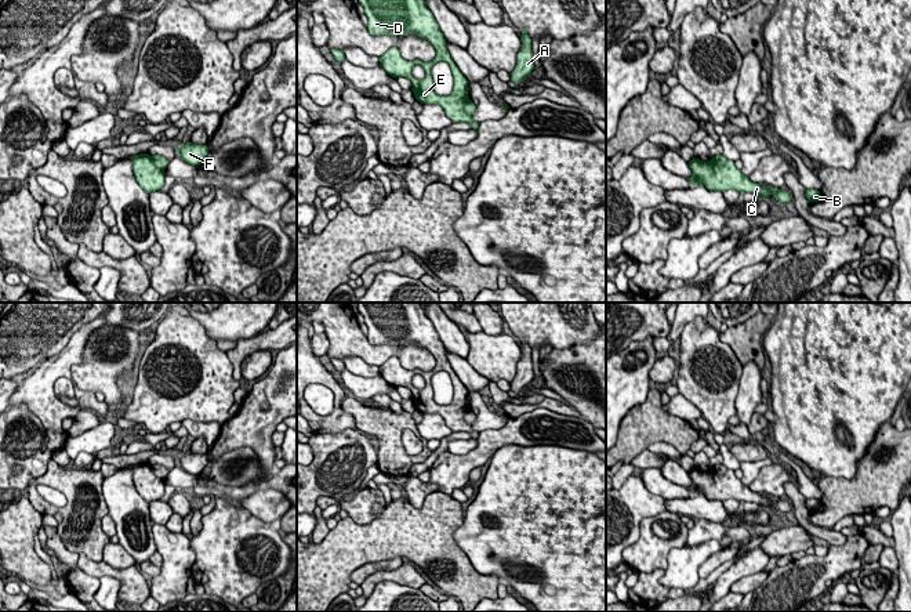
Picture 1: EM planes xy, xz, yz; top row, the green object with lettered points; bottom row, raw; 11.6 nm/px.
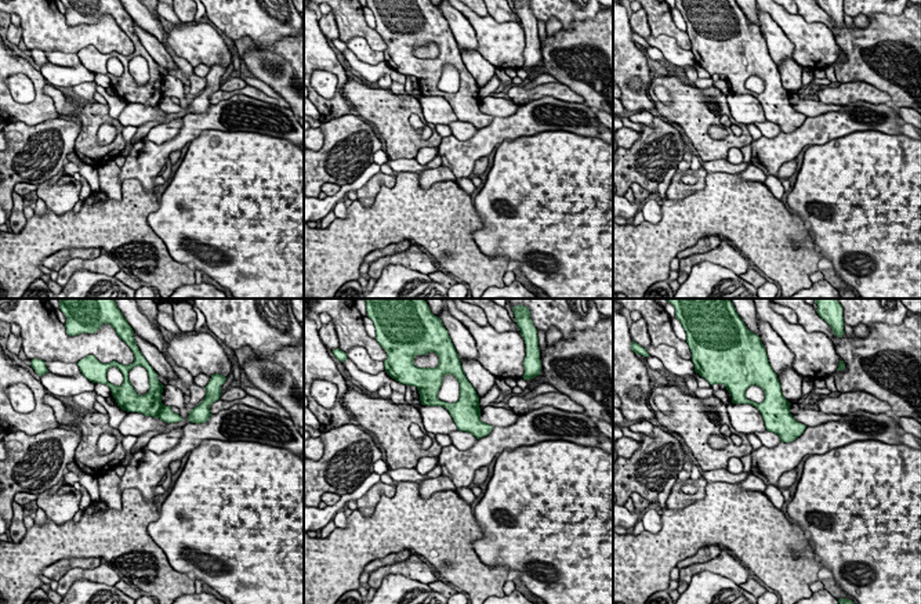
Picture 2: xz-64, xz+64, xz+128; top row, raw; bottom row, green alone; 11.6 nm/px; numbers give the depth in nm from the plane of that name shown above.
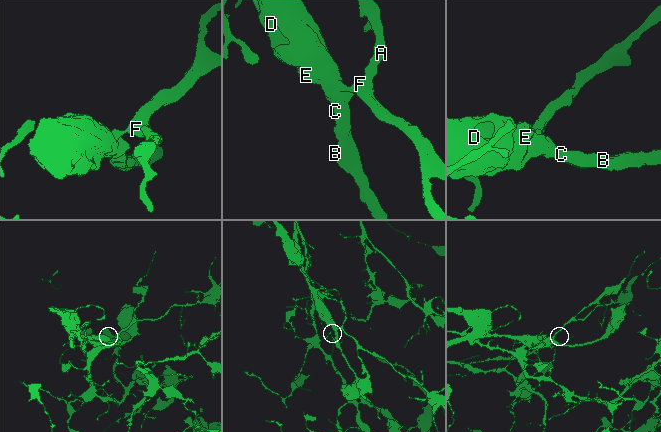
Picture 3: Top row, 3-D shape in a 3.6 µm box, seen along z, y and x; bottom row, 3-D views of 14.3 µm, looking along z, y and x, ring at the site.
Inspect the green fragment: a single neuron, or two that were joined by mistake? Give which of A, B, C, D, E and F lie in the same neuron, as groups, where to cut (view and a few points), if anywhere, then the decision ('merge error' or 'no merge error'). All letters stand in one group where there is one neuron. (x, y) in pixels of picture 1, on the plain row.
A F / B C D E | xz (469, 409), (464, 419), (471, 426) | merge error

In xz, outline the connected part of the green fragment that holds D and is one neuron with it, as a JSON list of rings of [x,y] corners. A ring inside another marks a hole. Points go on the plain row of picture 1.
[[[357,303],[359,314],[367,326],[367,340],[373,345],[392,344],[403,347],[415,343],[428,350],[436,366],[429,372],[420,369],[407,370],[400,365],[398,356],[391,356],[378,366],[380,376],[392,387],[406,387],[411,391],[411,401],[421,413],[438,413],[453,432],[468,432],[478,439],[478,431],[464,420],[471,410],[468,406],[468,390],[454,373],[446,356],[446,348],[439,338],[432,322],[425,315],[420,303]],[[438,372],[447,372],[453,383],[453,401],[450,405],[439,405],[433,401],[432,376]],[[420,374],[425,387],[418,390],[411,380]]]

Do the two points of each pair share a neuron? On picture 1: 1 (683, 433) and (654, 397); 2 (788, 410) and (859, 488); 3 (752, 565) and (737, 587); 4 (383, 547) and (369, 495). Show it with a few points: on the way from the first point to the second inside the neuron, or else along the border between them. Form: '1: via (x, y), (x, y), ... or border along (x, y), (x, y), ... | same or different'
1: via (672, 428), (654, 408) | same
2: border along (867, 452), (857, 462), (852, 478), (819, 475) | different
3: border along (762, 569), (740, 578), (732, 585), (729, 591) | different
4: border along (384, 503), (374, 504), (365, 524), (348, 517) | different

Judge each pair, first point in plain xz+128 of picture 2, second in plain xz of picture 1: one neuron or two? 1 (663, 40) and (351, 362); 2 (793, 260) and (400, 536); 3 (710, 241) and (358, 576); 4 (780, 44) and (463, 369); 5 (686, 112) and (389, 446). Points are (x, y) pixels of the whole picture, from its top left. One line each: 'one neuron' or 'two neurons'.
1: one neuron
2: one neuron
3: one neuron
4: two neurons
5: one neuron

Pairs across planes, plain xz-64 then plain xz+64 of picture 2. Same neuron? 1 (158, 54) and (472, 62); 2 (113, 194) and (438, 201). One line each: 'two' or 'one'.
1: one
2: two

